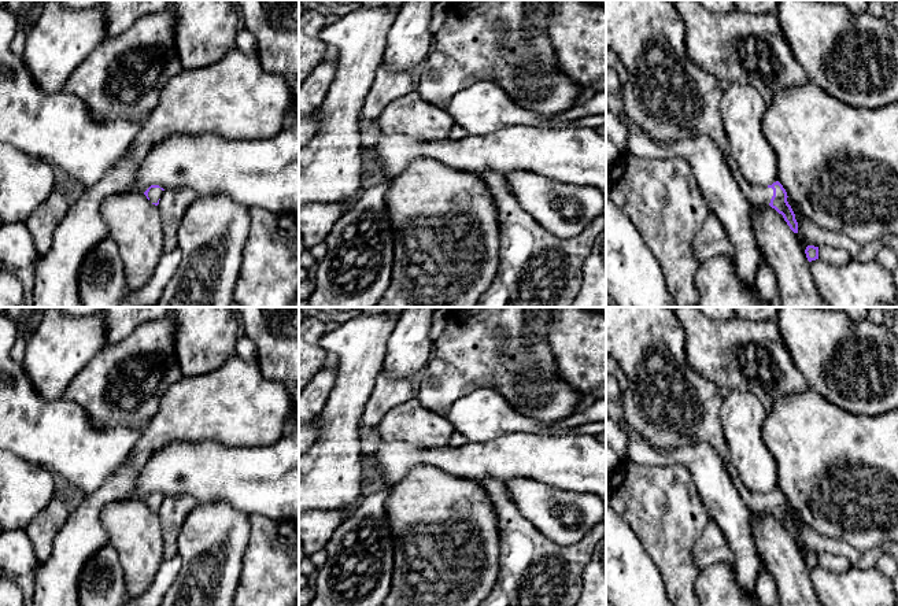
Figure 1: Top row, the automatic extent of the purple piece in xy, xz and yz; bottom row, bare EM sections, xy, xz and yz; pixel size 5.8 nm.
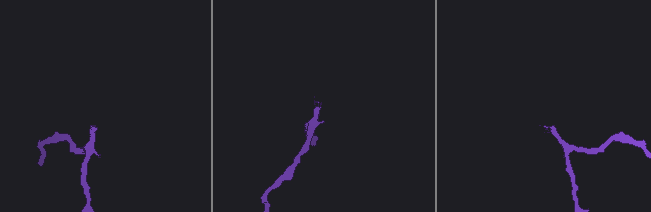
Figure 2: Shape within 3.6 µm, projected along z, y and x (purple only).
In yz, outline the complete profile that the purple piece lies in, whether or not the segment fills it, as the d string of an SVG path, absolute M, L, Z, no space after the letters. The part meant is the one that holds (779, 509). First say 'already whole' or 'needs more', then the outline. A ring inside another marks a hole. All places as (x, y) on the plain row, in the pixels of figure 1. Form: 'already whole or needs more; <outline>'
needs more; M606 307L606 354L625 373L628 388L622 392L628 428L654 447L659 455L690 443L709 443L725 461L727 469L751 511L766 511L783 522L794 540L798 529L787 509L787 499L776 488L768 494L751 494L729 459L720 426L720 388L698 374L685 358L685 330L669 307Z

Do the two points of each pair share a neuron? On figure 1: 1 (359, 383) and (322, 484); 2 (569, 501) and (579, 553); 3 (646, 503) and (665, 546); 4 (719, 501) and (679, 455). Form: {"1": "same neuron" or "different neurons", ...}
{"1": "same neuron", "2": "different neurons", "3": "same neuron", "4": "same neuron"}

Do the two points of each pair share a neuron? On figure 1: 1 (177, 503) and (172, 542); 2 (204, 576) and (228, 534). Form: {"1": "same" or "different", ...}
{"1": "same", "2": "same"}

